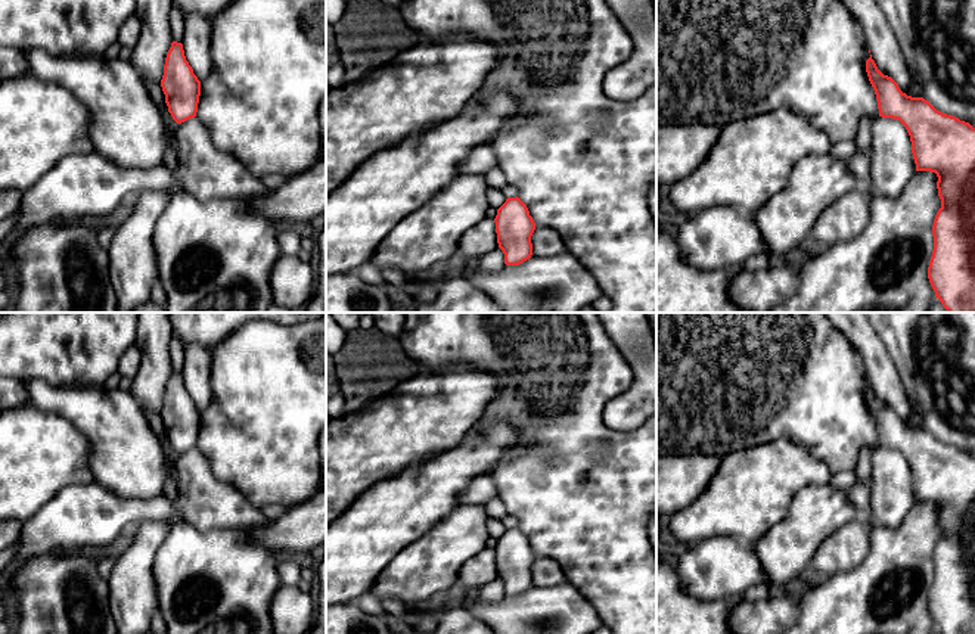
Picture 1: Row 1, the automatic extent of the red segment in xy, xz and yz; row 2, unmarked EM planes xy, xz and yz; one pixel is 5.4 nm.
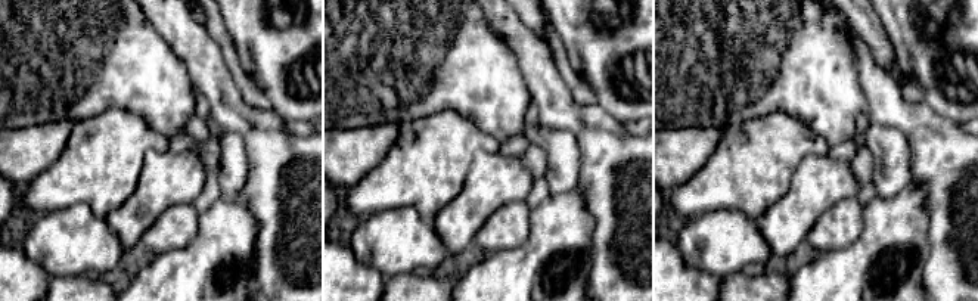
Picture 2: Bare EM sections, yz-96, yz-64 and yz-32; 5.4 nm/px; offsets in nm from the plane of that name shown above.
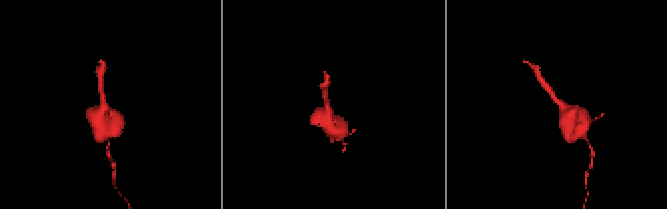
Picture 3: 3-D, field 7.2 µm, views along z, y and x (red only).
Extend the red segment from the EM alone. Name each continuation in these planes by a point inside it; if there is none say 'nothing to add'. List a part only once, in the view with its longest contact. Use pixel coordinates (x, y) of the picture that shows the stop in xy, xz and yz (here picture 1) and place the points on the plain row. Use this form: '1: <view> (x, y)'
nothing to add

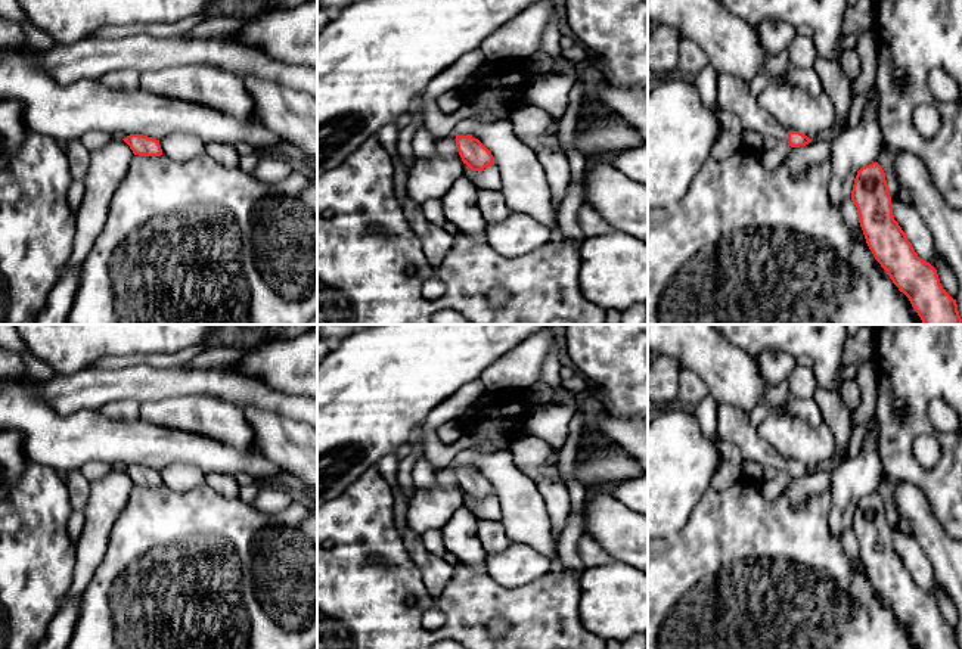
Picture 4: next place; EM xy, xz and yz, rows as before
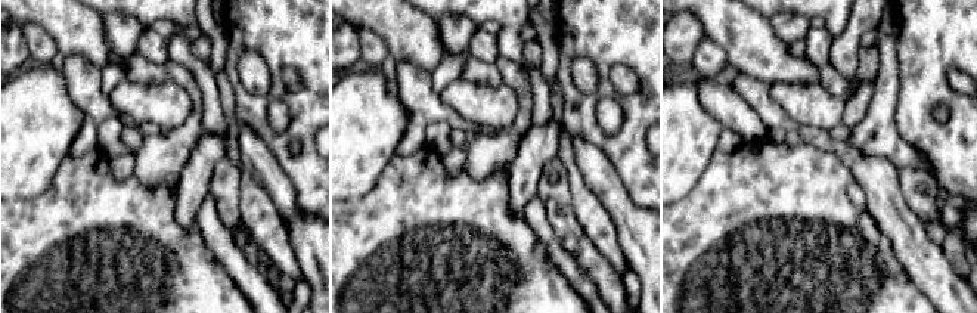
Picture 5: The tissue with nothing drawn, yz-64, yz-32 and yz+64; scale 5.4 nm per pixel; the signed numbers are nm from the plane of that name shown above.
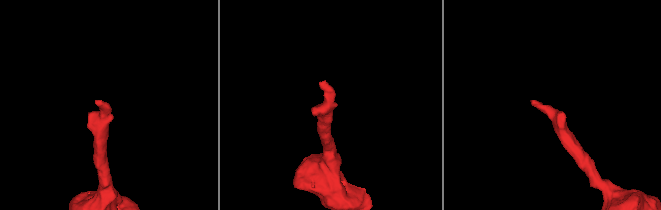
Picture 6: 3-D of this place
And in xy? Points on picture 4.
nothing to add

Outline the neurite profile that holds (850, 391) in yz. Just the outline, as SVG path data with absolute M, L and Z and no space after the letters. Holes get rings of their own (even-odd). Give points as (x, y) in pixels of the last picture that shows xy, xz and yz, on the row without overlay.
M844 379L840 384L840 392L847 407L854 412L862 401L860 386L856 381Z

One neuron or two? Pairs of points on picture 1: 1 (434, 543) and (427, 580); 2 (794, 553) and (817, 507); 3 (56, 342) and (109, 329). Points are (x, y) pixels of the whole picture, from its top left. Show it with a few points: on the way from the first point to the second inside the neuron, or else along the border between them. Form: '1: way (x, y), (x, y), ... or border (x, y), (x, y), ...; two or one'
1: way (434, 552), (434, 561), (427, 571); one
2: way (794, 541), (812, 519); one
3: way (70, 329), (96, 329); one

